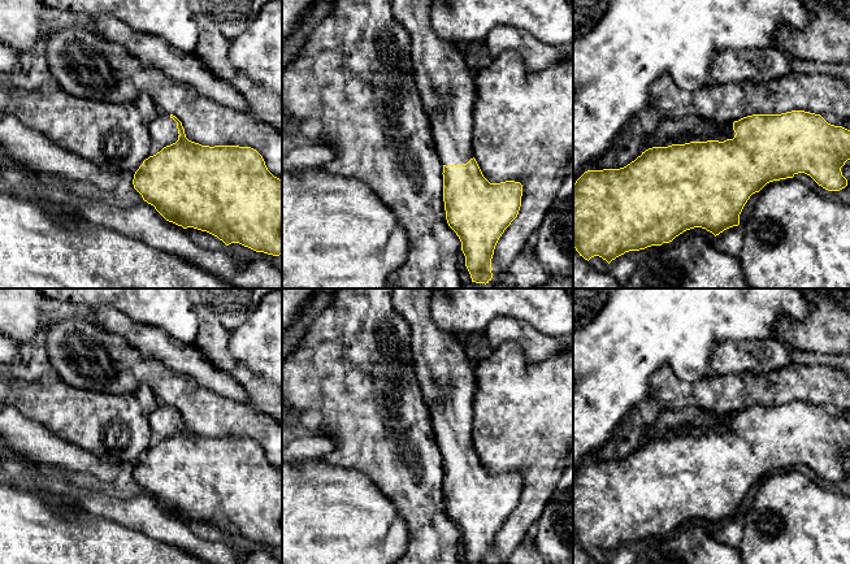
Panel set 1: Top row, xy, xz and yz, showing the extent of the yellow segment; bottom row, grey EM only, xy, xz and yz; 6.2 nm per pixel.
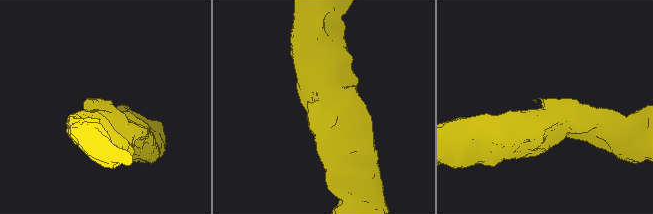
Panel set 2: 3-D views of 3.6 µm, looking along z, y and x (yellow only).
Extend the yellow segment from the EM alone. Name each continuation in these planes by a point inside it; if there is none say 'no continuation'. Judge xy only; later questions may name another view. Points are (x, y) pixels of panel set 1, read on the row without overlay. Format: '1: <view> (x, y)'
1: xy (163, 420)

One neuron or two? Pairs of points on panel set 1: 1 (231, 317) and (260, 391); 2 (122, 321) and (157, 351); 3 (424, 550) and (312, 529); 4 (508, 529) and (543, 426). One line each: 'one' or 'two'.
1: two
2: one
3: two
4: one

